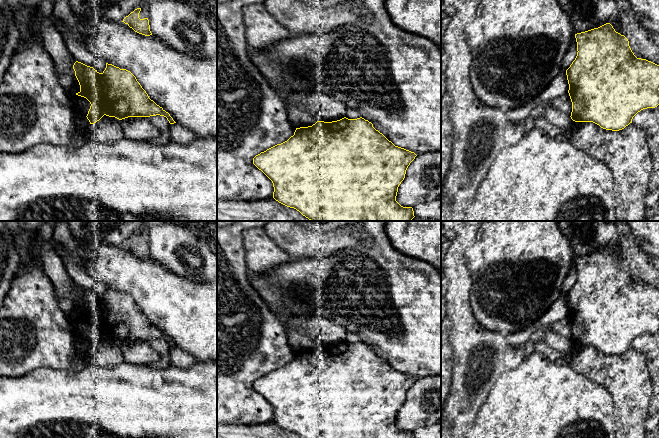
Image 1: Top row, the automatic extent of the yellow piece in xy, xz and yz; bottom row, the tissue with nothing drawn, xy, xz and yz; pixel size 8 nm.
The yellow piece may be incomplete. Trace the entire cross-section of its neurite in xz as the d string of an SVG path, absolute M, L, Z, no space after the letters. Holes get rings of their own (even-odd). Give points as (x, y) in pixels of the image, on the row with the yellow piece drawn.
M344 117L296 128L287 141L256 155L253 164L272 181L273 198L296 209L310 221L411 221L415 217L413 208L401 206L396 196L406 170L416 156L414 152L395 146L368 120Z

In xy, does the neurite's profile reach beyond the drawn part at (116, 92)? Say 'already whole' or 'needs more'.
already whole

